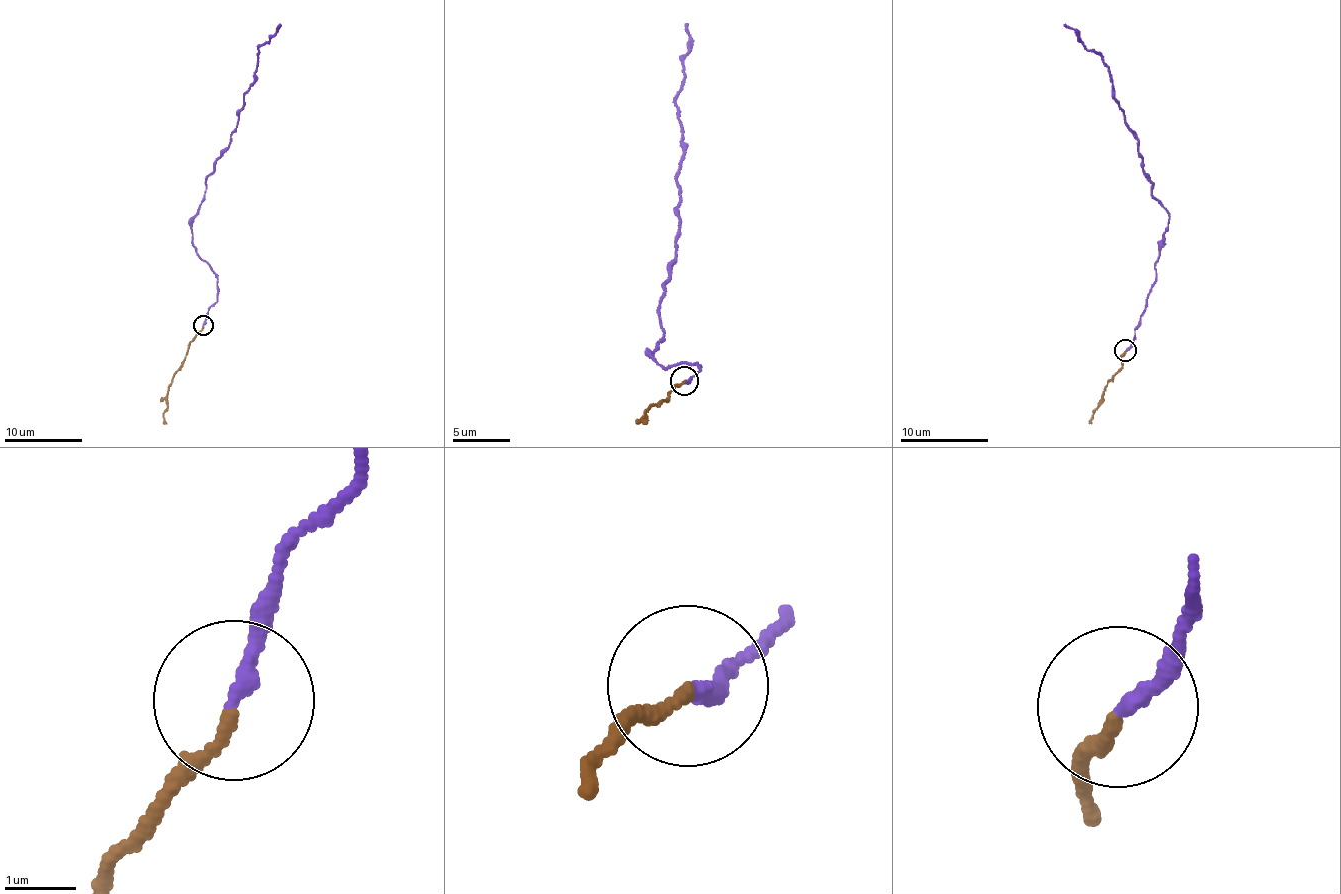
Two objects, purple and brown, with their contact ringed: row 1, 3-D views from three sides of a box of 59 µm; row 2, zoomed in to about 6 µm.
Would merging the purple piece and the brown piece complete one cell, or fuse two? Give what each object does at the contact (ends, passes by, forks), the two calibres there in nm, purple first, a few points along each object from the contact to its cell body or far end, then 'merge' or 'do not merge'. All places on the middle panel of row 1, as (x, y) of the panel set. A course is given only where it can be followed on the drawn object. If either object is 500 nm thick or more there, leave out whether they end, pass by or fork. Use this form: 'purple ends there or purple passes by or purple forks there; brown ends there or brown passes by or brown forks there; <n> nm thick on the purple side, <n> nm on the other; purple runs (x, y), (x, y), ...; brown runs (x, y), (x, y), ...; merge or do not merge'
purple ends there; brown ends there; 200 nm thick on the purple side, 160 nm on the other; purple runs (685, 379), (696, 361), (661, 368), (648, 349), (664, 337), (658, 307), (676, 254), (685, 23); brown runs (685, 381), (674, 388), (669, 402), (651, 405), (646, 413), (647, 419), (641, 418), (649, 419); do not merge

